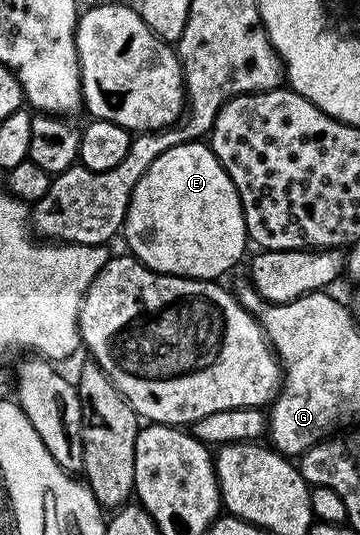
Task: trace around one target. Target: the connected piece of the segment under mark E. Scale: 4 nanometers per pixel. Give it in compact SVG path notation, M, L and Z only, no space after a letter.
M202 140L183 141L177 147L169 147L165 155L157 155L157 159L149 163L145 175L141 175L137 187L133 187L121 233L122 236L127 236L130 256L136 257L142 265L147 265L158 273L168 273L170 277L194 277L197 281L219 279L249 249L237 187L233 187L233 179L229 179L225 167L221 167L210 144Z

